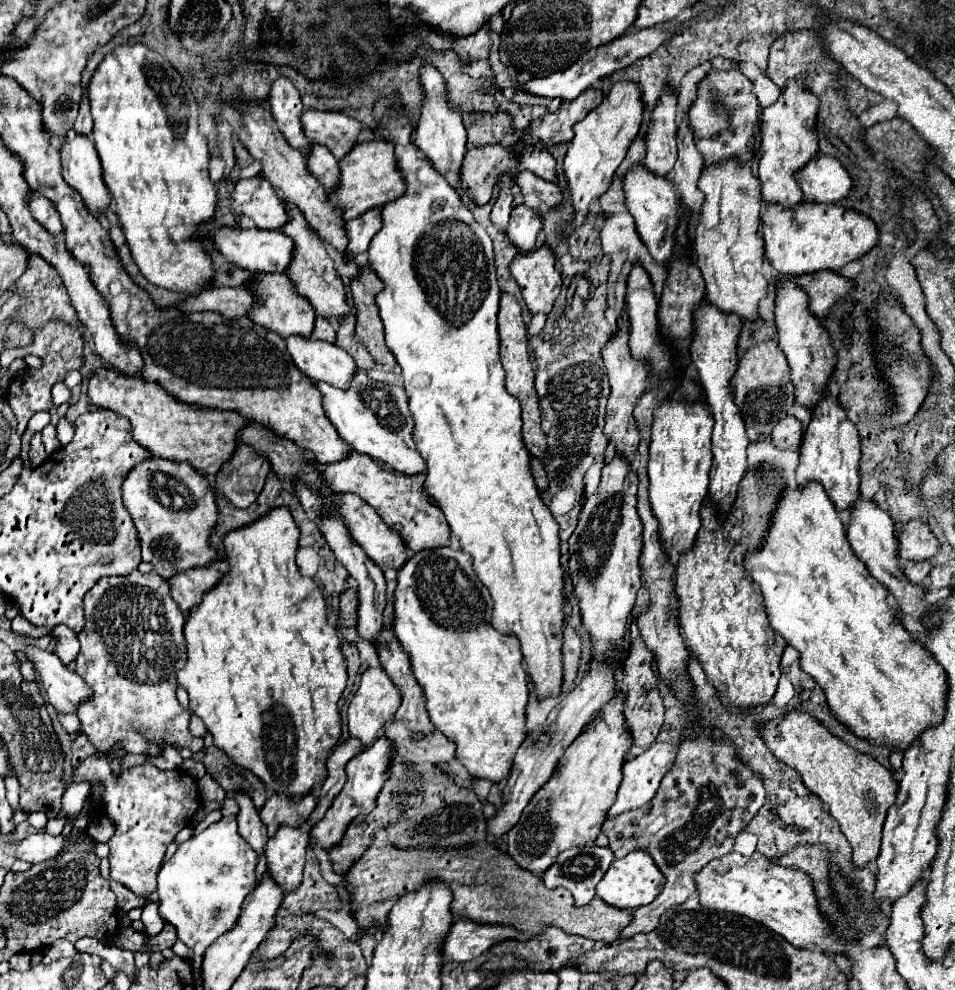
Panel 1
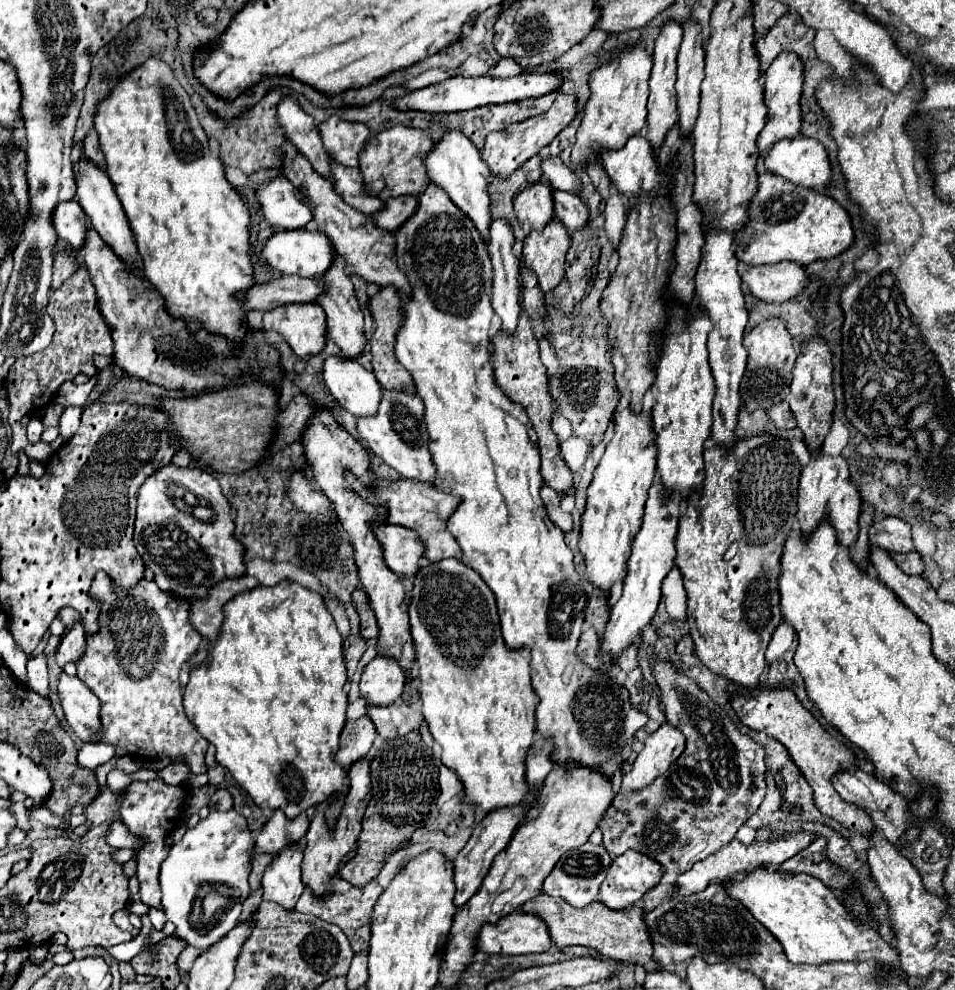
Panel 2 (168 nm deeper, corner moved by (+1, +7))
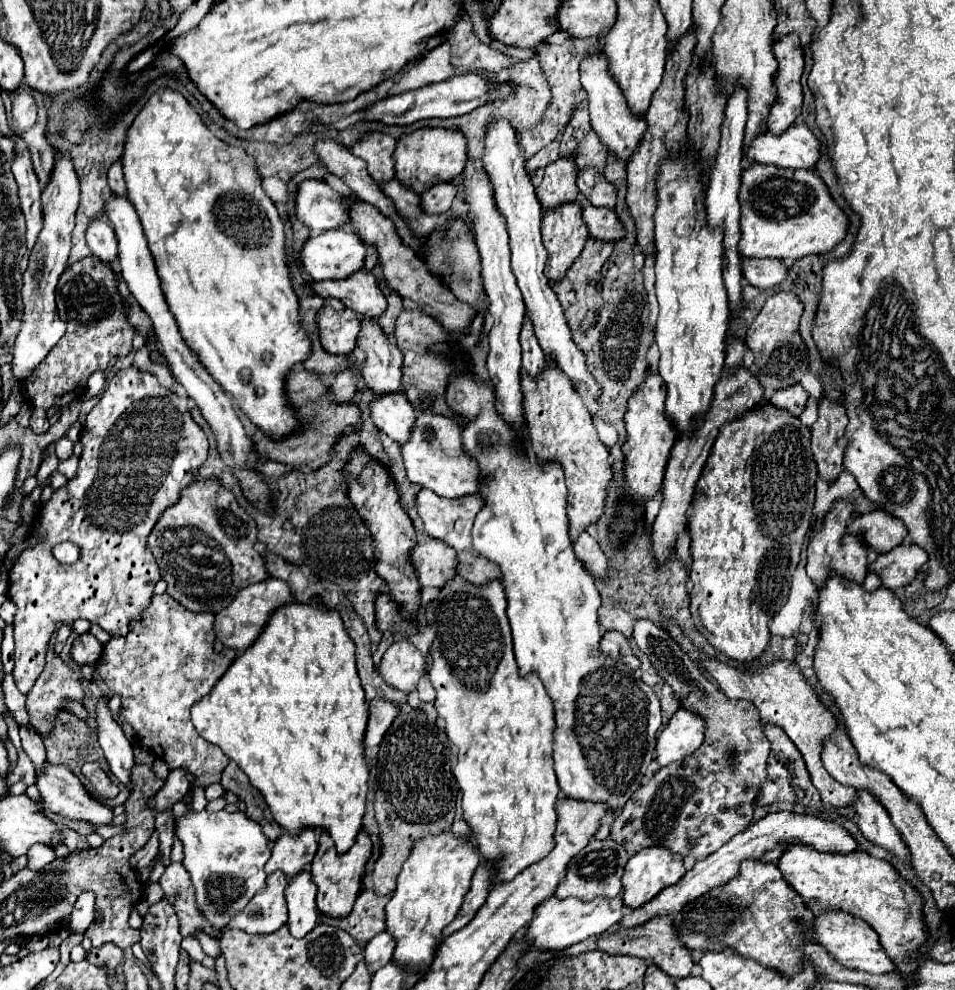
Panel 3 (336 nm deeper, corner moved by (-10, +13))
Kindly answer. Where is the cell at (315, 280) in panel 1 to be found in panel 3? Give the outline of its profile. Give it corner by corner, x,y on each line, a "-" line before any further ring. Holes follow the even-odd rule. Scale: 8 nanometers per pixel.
362,317
362,333
358,339
364,357
362,377
368,389
376,395
402,393
402,353
392,339
388,339
376,321

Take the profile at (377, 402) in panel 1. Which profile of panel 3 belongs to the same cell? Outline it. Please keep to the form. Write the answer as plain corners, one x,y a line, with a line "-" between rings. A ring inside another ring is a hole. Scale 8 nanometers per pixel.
418,413
414,433
406,445
400,447
404,455
404,467
408,479
426,489
432,489
436,495
446,499
456,499
480,491
482,471
478,461
462,447
462,435
458,425
452,419
432,413

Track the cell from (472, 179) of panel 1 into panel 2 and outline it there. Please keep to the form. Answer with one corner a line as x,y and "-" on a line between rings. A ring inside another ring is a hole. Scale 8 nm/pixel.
559,91
551,109
547,113
535,115
531,119
525,119
521,123
513,123
511,127
507,127
505,131
499,133
491,133
487,135
485,147
481,149
481,159
485,161
485,165
489,167
493,177
509,177
515,169
519,169
529,157
537,155
543,147
547,147
577,115
577,97

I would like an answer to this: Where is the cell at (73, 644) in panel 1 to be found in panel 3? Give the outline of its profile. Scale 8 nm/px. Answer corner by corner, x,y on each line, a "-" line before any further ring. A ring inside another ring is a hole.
84,633
74,641
70,657
78,665
94,665
100,659
100,653
102,653
102,645
98,643
98,639
90,633

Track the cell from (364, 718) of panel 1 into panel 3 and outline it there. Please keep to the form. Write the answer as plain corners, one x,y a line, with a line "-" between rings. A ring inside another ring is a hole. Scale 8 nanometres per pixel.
408,639
394,641
382,657
380,675
384,681
404,693
416,691
420,677
428,671
428,657
422,655

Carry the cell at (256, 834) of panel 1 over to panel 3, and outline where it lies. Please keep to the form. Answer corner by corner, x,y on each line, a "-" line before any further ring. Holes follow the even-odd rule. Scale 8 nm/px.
274,873
274,877
268,877
266,887
252,897
246,909
234,915
228,929
240,929
252,935
254,933
266,935
284,927
284,923
288,921
286,899
284,899
286,885
288,879
284,873

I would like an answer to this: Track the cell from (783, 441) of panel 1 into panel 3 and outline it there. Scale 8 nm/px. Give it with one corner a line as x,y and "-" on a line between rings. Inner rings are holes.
798,383
798,385
792,385
792,387
786,387
786,389
778,389
772,393
770,397
770,403
780,407
780,409
788,409
790,413
794,413
796,417
804,411
804,403
808,399
808,393
804,391
804,387

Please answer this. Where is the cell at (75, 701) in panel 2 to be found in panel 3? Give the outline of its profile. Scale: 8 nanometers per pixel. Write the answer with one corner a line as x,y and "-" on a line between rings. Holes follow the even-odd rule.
106,699
98,701
98,741
102,745
102,751
104,751
104,757
108,761
112,775
122,785
132,789
130,771
136,763
132,743
126,739
120,725
114,721

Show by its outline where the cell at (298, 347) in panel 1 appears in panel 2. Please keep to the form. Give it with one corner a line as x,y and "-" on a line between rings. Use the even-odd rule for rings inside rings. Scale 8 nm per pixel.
329,355
323,361
323,379
331,395
351,415
373,415
379,403
381,385
373,371
365,369
359,359

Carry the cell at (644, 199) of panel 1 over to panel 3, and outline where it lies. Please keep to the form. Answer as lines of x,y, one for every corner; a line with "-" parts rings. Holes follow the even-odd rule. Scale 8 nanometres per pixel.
596,51
596,53
588,53
584,55
582,63
580,63
580,83
584,87
584,91
588,93
588,103
590,103
590,121
592,121
592,129
598,133
600,141
616,155
624,157
628,161
630,153
636,149
638,141
642,139
642,133
646,131
646,121
642,121
642,117
636,117
618,83
614,81
610,69
608,69
608,57
604,55
604,51

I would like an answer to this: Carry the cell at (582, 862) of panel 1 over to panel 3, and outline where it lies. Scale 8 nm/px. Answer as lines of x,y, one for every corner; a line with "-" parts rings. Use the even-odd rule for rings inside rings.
592,839
576,857
570,859
566,877
558,885
554,897
568,899
568,897
594,897
594,893
602,893
604,897
616,897
622,891
622,873
628,863
626,849
616,841
596,841

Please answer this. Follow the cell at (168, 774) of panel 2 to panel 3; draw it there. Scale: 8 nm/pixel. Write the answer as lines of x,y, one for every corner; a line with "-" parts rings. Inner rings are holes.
191,785
191,790
193,794
192,810
198,812
206,809
208,799
205,797
204,789

